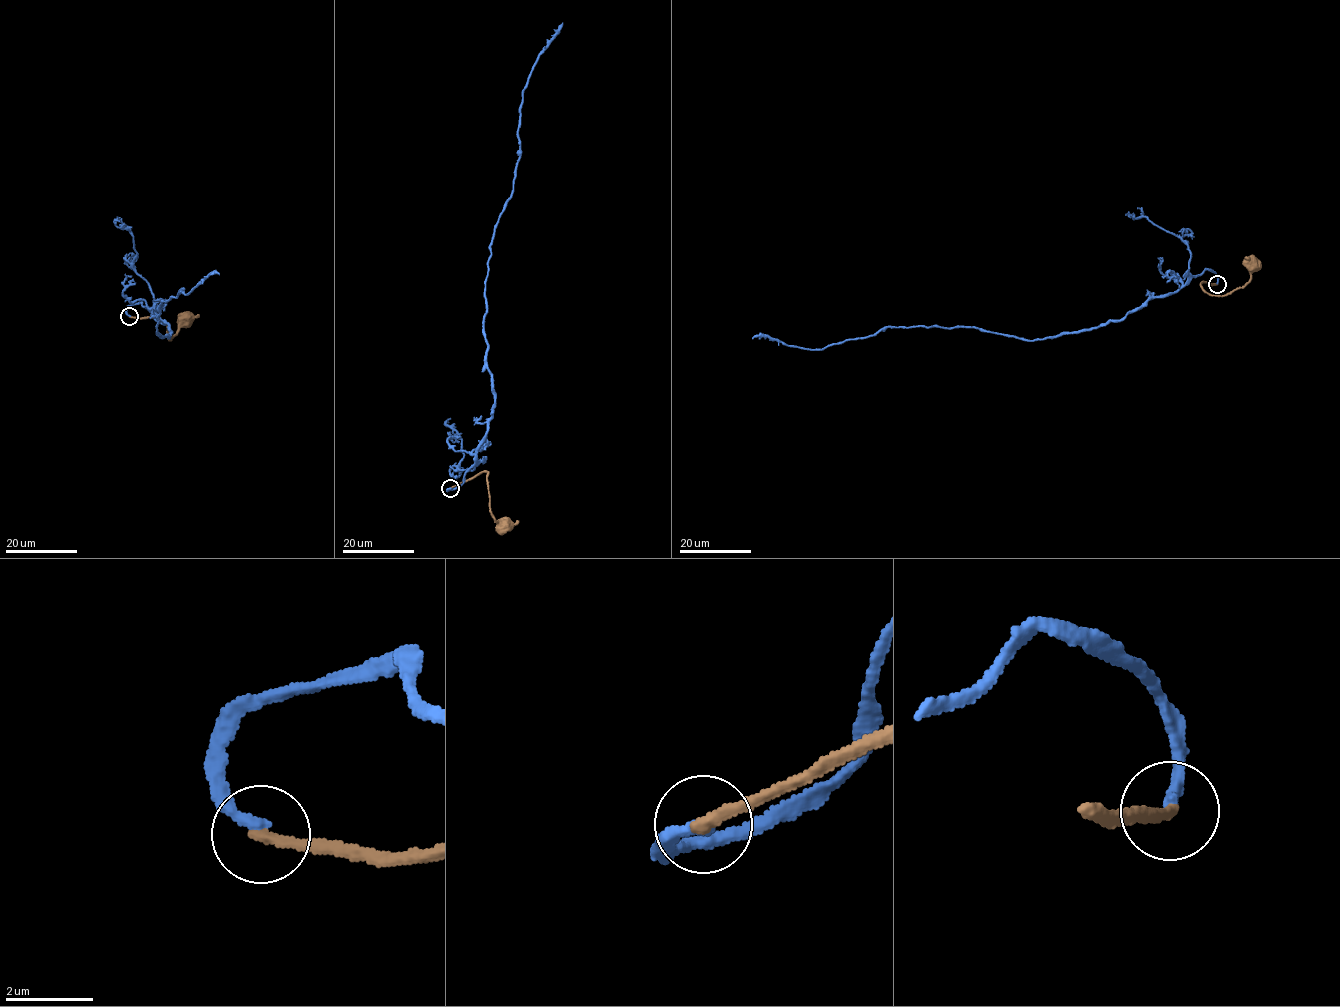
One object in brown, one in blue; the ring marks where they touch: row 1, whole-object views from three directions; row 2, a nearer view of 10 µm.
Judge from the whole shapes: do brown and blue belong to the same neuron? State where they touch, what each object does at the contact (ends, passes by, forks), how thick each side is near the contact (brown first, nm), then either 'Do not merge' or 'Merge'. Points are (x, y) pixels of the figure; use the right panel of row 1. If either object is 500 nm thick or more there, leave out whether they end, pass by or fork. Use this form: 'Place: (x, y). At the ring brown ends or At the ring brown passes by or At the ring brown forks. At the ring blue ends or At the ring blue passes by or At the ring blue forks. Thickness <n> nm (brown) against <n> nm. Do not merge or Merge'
Place: (1217, 284). At the ring brown ends. At the ring blue ends. Thickness 280 nm (brown) against 280 nm. Do not merge

